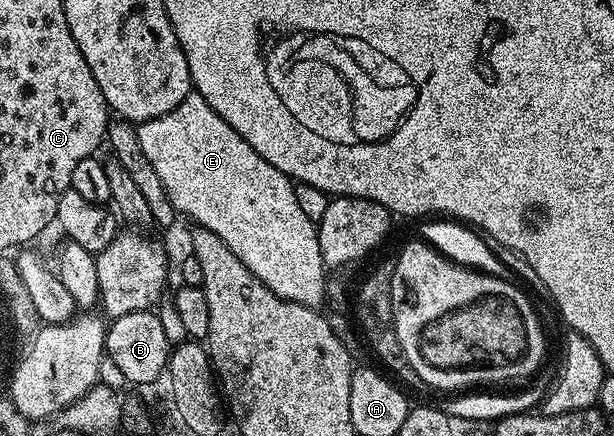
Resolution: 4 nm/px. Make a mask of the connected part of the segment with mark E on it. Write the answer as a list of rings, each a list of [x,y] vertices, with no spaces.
[[[195,91],[188,93],[174,111],[166,111],[158,119],[142,121],[136,125],[138,143],[142,143],[142,152],[146,159],[158,171],[158,179],[162,179],[162,187],[166,187],[166,195],[172,200],[177,214],[196,221],[197,226],[214,231],[250,271],[274,295],[283,301],[293,301],[299,305],[320,307],[325,304],[326,266],[322,259],[322,251],[316,234],[317,222],[306,219],[306,214],[298,207],[296,185],[278,167],[270,167],[206,99]]]

